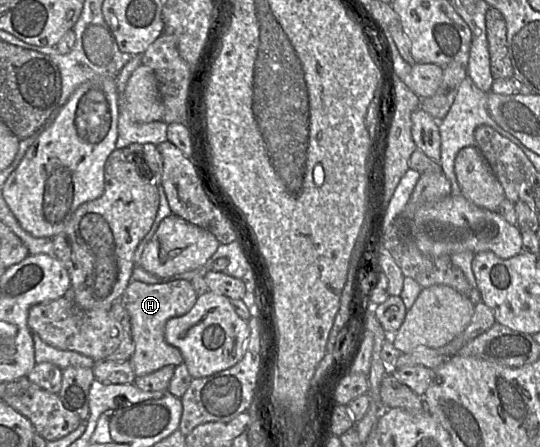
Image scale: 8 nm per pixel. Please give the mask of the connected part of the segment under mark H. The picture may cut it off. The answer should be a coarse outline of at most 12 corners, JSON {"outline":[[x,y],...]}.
{"outline":[[130,281],[130,316],[136,377],[184,362],[166,342],[169,319],[197,298],[191,282]]}

